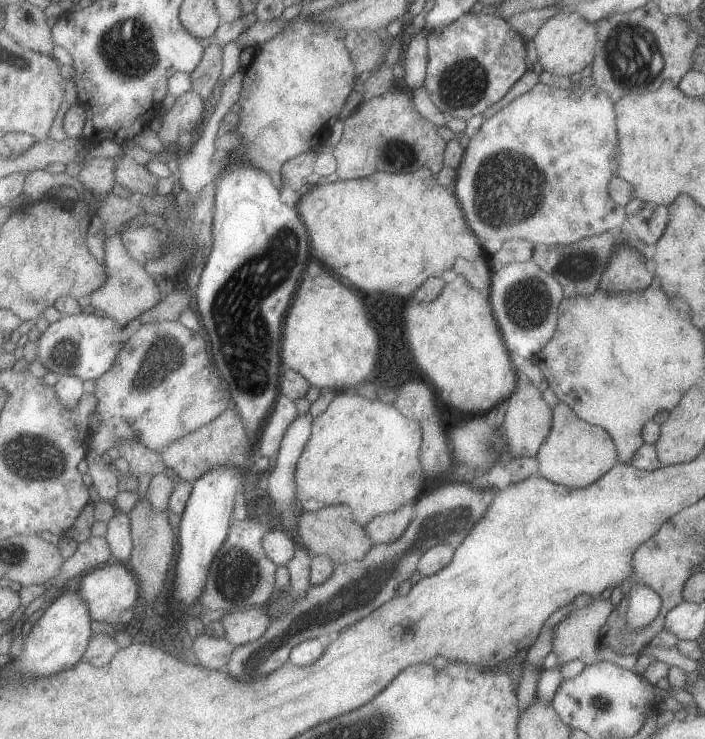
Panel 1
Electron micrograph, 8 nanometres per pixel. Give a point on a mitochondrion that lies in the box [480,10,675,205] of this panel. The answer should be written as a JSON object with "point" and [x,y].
{"point":[633,49]}

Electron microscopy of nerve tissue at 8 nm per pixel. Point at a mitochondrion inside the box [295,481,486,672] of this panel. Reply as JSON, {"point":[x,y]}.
{"point":[442,523]}

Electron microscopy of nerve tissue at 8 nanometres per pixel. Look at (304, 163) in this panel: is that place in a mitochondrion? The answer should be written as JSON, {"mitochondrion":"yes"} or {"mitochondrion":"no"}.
{"mitochondrion":"no"}

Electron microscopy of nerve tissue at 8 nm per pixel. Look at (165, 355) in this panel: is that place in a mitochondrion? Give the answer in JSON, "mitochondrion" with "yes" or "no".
{"mitochondrion":"yes"}

